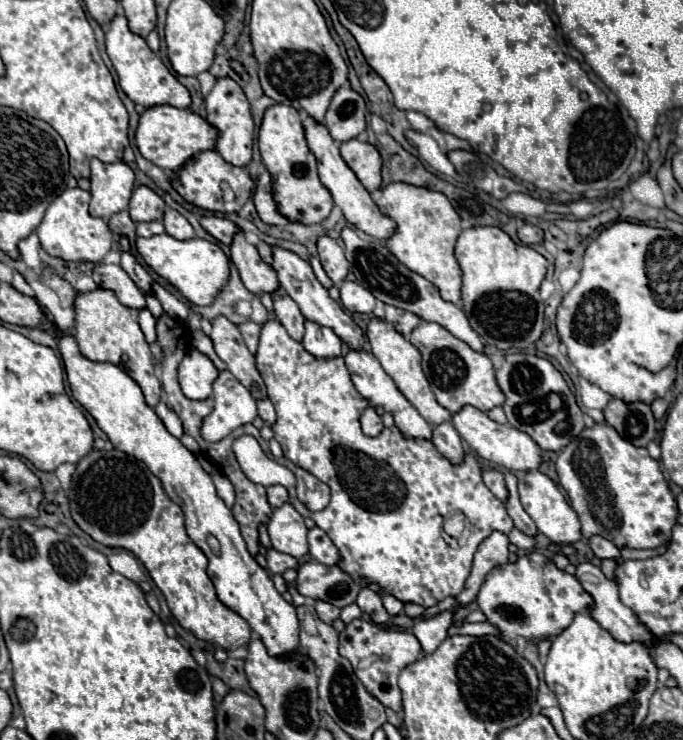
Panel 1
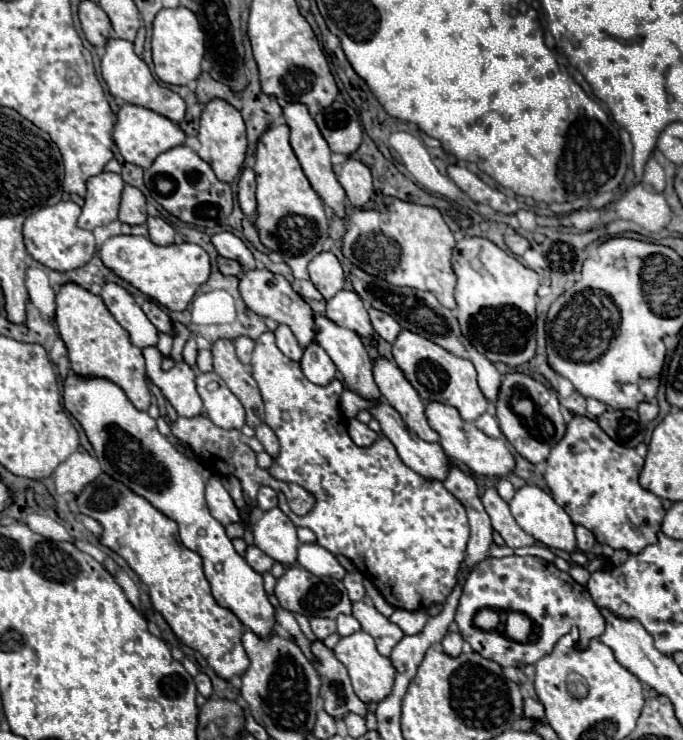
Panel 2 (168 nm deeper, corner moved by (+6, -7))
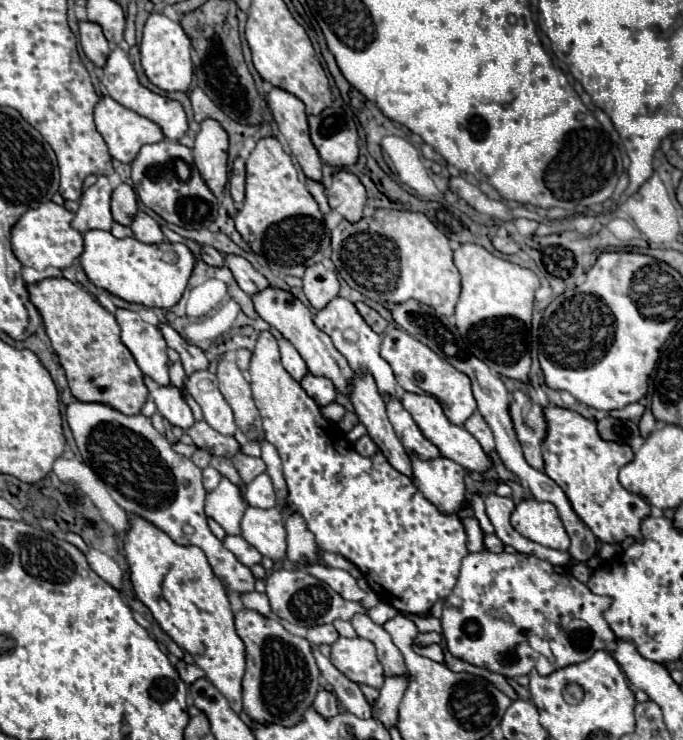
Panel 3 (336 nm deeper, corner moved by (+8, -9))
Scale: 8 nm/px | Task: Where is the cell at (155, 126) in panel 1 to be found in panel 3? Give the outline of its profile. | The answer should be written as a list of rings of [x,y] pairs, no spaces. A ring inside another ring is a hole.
[[[102,96],[98,100],[98,104],[94,106],[94,120],[96,120],[98,132],[102,134],[106,146],[110,150],[110,156],[120,160],[120,162],[126,162],[126,164],[130,164],[130,160],[134,160],[134,156],[138,154],[138,148],[142,148],[144,144],[154,144],[154,142],[164,140],[162,130],[154,122],[150,122],[148,118],[144,118],[144,116],[124,108],[124,106],[120,106],[110,96]]]

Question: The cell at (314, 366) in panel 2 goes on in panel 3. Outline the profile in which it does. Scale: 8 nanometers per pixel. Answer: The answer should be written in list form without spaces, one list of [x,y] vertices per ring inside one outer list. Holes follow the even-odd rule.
[[[306,374],[304,380],[300,382],[300,386],[306,390],[306,394],[318,406],[328,406],[328,404],[332,404],[336,400],[334,384],[330,384],[330,380],[326,380],[322,376],[310,376],[310,374]]]

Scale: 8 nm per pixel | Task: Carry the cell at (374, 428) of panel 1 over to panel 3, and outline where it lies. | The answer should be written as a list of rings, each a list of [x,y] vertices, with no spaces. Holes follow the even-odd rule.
[[[364,434],[362,438],[358,438],[356,444],[354,444],[354,450],[358,454],[362,454],[362,456],[374,456],[376,454],[374,448],[376,448],[376,444],[374,444],[374,440],[368,434]]]

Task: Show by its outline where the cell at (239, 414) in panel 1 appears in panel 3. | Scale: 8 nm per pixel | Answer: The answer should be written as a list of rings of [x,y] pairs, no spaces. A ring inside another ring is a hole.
[[[202,370],[202,372],[194,372],[188,376],[186,380],[186,390],[188,394],[198,402],[198,406],[202,408],[202,416],[204,420],[220,434],[224,436],[234,436],[236,432],[236,424],[234,424],[234,414],[230,412],[230,406],[226,404],[224,396],[220,394],[218,388],[214,388],[212,392],[200,392],[198,390],[198,380],[202,378],[208,378],[216,384],[216,376],[208,370]]]

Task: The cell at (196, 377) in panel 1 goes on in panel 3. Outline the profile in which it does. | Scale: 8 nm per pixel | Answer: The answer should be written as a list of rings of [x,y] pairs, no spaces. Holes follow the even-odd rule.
[[[146,378],[144,380],[148,390],[150,390],[150,396],[154,398],[156,402],[156,408],[158,412],[172,424],[172,426],[178,426],[182,430],[188,430],[192,424],[194,424],[194,416],[192,416],[192,410],[190,406],[184,402],[184,398],[180,396],[180,390],[174,388],[174,386],[158,386],[154,384],[154,380]]]

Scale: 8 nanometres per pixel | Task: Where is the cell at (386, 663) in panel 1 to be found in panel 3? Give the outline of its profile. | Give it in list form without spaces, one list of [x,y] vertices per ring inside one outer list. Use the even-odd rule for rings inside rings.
[[[340,636],[332,644],[330,660],[346,678],[358,684],[368,684],[372,688],[380,688],[384,684],[382,666],[376,658],[376,648],[368,640]]]

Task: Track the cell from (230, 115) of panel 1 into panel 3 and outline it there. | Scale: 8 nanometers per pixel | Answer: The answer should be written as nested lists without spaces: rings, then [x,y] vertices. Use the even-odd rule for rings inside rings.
[[[204,120],[192,148],[194,164],[214,196],[224,192],[228,182],[228,134],[216,120]]]

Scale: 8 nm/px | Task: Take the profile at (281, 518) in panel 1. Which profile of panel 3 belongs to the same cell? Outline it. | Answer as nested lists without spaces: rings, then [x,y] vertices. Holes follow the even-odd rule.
[[[248,508],[240,528],[242,538],[246,538],[262,556],[272,560],[284,560],[286,556],[286,530],[282,524],[284,516],[278,508]]]

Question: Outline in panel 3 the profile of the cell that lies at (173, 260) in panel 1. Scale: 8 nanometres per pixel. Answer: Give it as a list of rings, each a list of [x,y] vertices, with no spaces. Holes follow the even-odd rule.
[[[88,230],[84,232],[80,266],[94,286],[116,298],[150,308],[172,308],[188,284],[194,268],[194,256],[184,244],[144,244],[136,238],[118,240],[106,230]]]

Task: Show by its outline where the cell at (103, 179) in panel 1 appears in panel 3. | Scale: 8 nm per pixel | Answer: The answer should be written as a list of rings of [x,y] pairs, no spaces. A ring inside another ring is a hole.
[[[98,176],[96,184],[90,186],[80,200],[80,208],[72,220],[72,228],[82,234],[94,228],[110,230],[114,222],[110,214],[110,196],[112,196],[112,186],[108,178]]]

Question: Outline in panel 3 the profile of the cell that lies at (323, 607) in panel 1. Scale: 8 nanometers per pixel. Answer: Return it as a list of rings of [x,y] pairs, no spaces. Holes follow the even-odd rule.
[[[324,624],[324,626],[314,626],[314,628],[308,628],[308,640],[316,646],[320,644],[334,644],[338,640],[338,632],[332,624]]]

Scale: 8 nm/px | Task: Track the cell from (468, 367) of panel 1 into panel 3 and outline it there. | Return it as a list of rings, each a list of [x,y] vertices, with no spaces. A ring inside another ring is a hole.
[[[392,328],[384,336],[382,348],[380,348],[380,356],[390,364],[392,372],[396,376],[396,382],[406,392],[434,396],[442,404],[442,408],[446,410],[446,418],[452,424],[460,426],[460,424],[464,424],[476,412],[476,400],[474,400],[472,390],[470,390],[470,378],[466,374],[458,372],[446,360],[438,358],[426,344],[418,342],[416,338],[412,338],[402,328]]]

